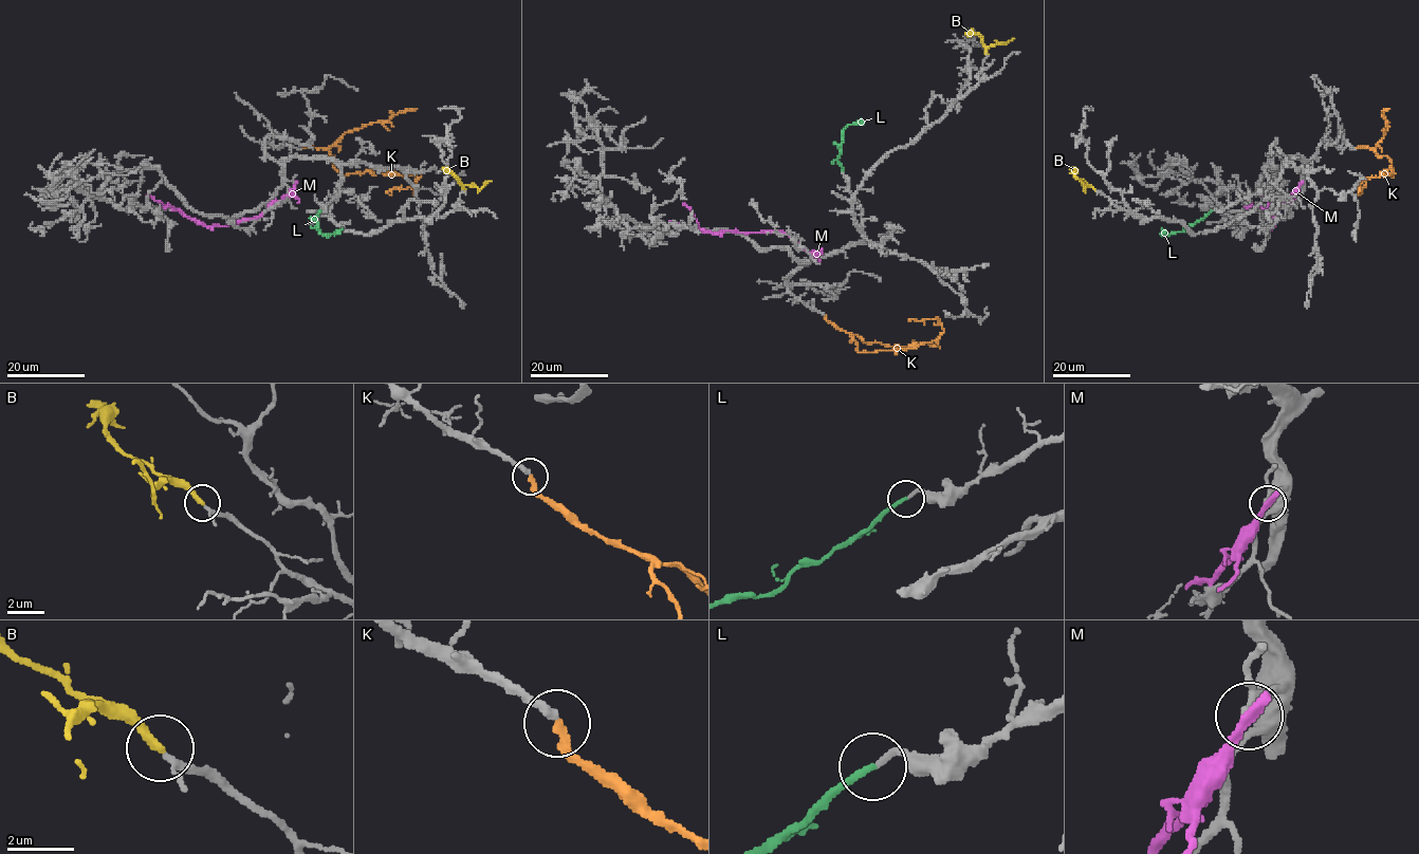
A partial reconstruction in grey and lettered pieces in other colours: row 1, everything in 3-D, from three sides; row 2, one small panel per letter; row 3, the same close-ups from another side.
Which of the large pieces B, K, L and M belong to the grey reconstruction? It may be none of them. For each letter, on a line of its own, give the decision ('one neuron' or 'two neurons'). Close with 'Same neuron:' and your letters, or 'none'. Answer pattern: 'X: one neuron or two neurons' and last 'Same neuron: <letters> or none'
B: one neuron
K: one neuron
L: one neuron
M: two neurons
Same neuron: B, K, L

